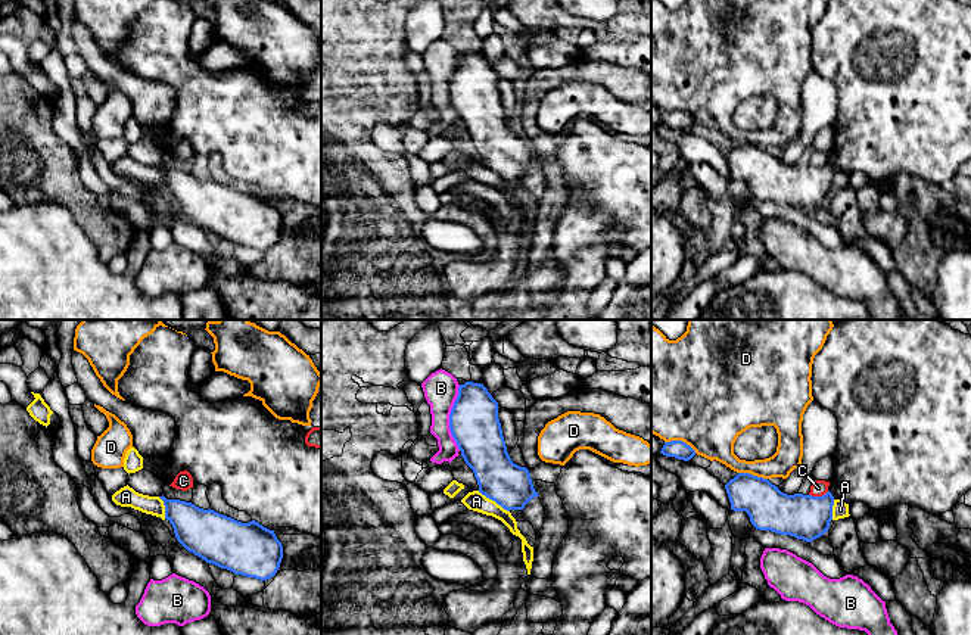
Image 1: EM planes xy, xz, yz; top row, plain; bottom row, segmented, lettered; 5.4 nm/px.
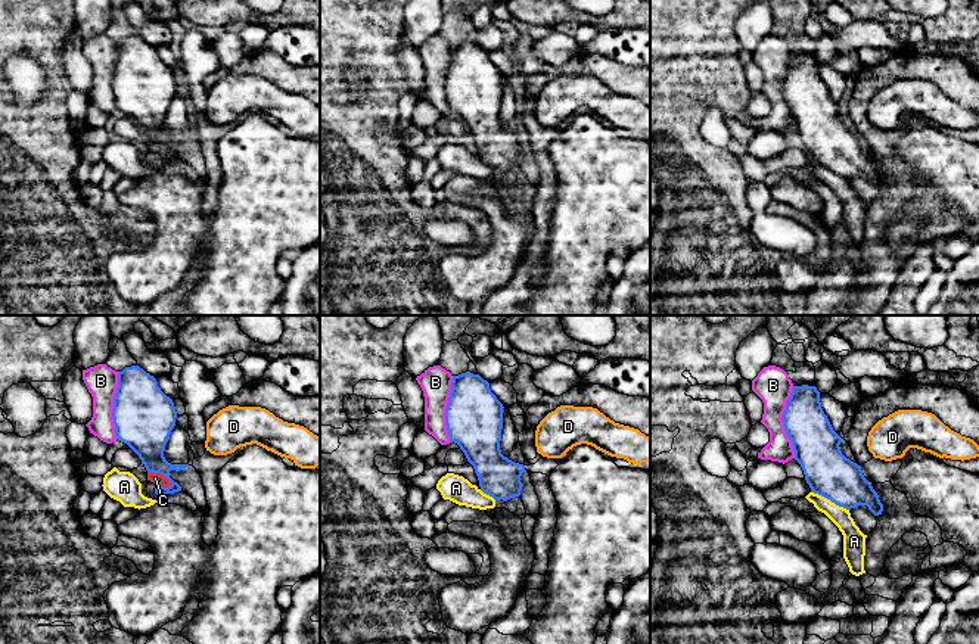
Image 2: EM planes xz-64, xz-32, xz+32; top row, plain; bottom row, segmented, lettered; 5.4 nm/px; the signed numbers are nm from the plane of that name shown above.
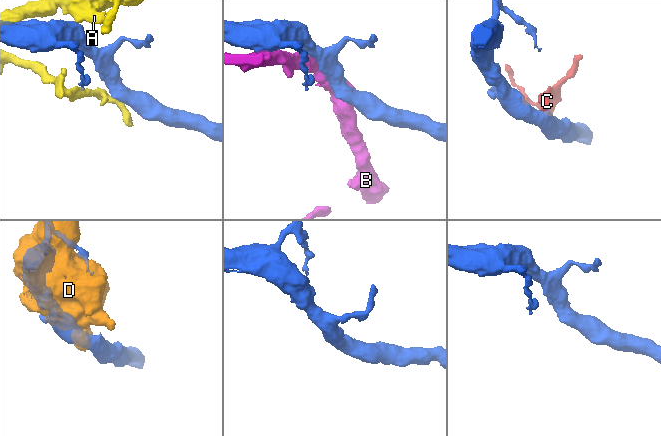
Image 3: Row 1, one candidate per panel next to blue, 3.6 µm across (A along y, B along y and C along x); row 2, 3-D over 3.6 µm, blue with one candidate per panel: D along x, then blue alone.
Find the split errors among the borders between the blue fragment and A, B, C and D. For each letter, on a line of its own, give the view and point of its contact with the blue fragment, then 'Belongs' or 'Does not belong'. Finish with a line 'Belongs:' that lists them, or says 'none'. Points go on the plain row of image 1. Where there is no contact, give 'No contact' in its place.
A: Touches blue at xz (494, 170). Does not belong
B: Touches blue at xz (450, 87). Does not belong
C: Touches blue at yz (818, 167). Does not belong
D: Touches blue at yz (681, 111). Does not belong
Belongs: none

